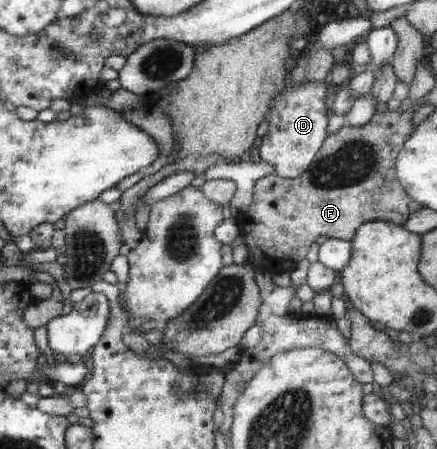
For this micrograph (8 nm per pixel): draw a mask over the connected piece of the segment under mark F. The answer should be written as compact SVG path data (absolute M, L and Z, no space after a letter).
M412 109L406 111L374 112L364 125L350 127L343 125L333 134L328 134L320 152L316 153L310 167L298 177L288 179L270 174L261 177L254 183L252 202L244 212L238 211L237 225L241 234L246 239L247 253L256 257L256 249L260 255L274 255L274 259L284 261L300 261L310 247L310 243L318 235L328 238L350 241L355 236L355 231L366 222L390 221L394 225L402 226L412 212L418 211L421 203L408 197L396 177L396 158L404 142L411 136L414 125L410 123Z

